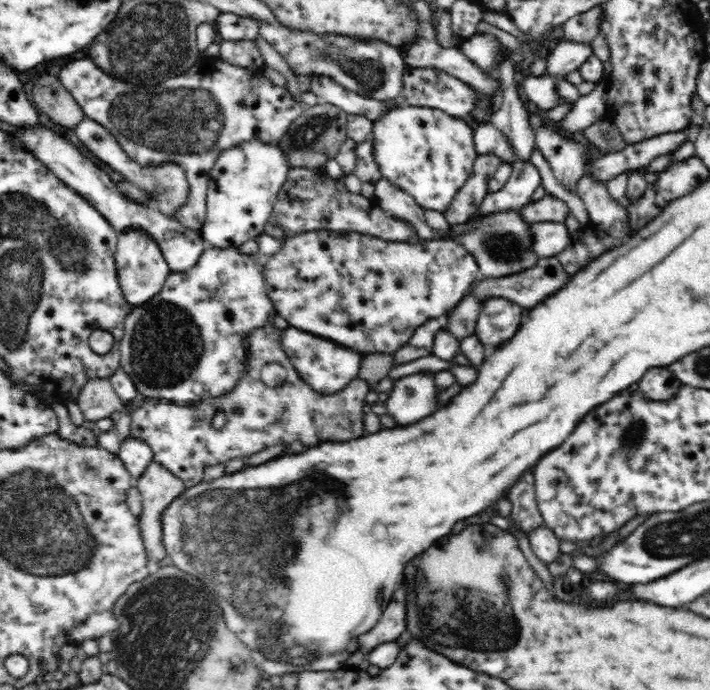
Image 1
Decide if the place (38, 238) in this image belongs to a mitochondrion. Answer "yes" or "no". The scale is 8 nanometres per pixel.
yes

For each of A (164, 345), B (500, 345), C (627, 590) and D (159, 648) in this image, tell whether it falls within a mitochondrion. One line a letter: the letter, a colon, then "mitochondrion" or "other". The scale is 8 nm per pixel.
A: mitochondrion
B: other
C: other
D: mitochondrion

